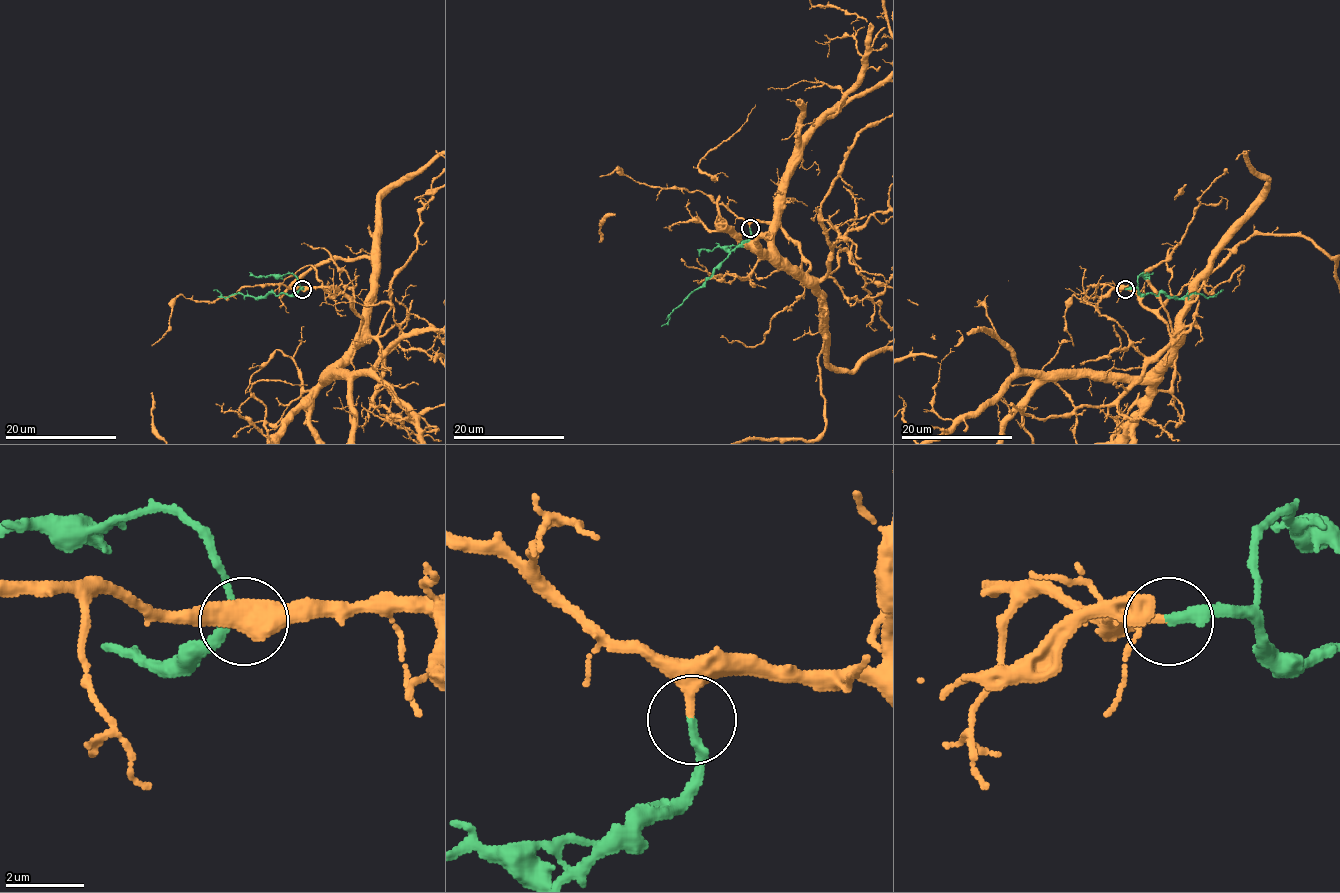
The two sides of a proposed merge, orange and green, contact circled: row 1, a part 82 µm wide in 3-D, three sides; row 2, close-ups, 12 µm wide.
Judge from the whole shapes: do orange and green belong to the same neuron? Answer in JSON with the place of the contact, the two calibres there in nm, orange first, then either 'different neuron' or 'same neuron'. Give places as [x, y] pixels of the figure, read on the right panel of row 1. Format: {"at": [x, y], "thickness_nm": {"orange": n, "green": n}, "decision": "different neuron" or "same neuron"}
{"at": [1125, 289], "thickness_nm": {"orange": 300, "green": 280}, "decision": "same neuron"}

